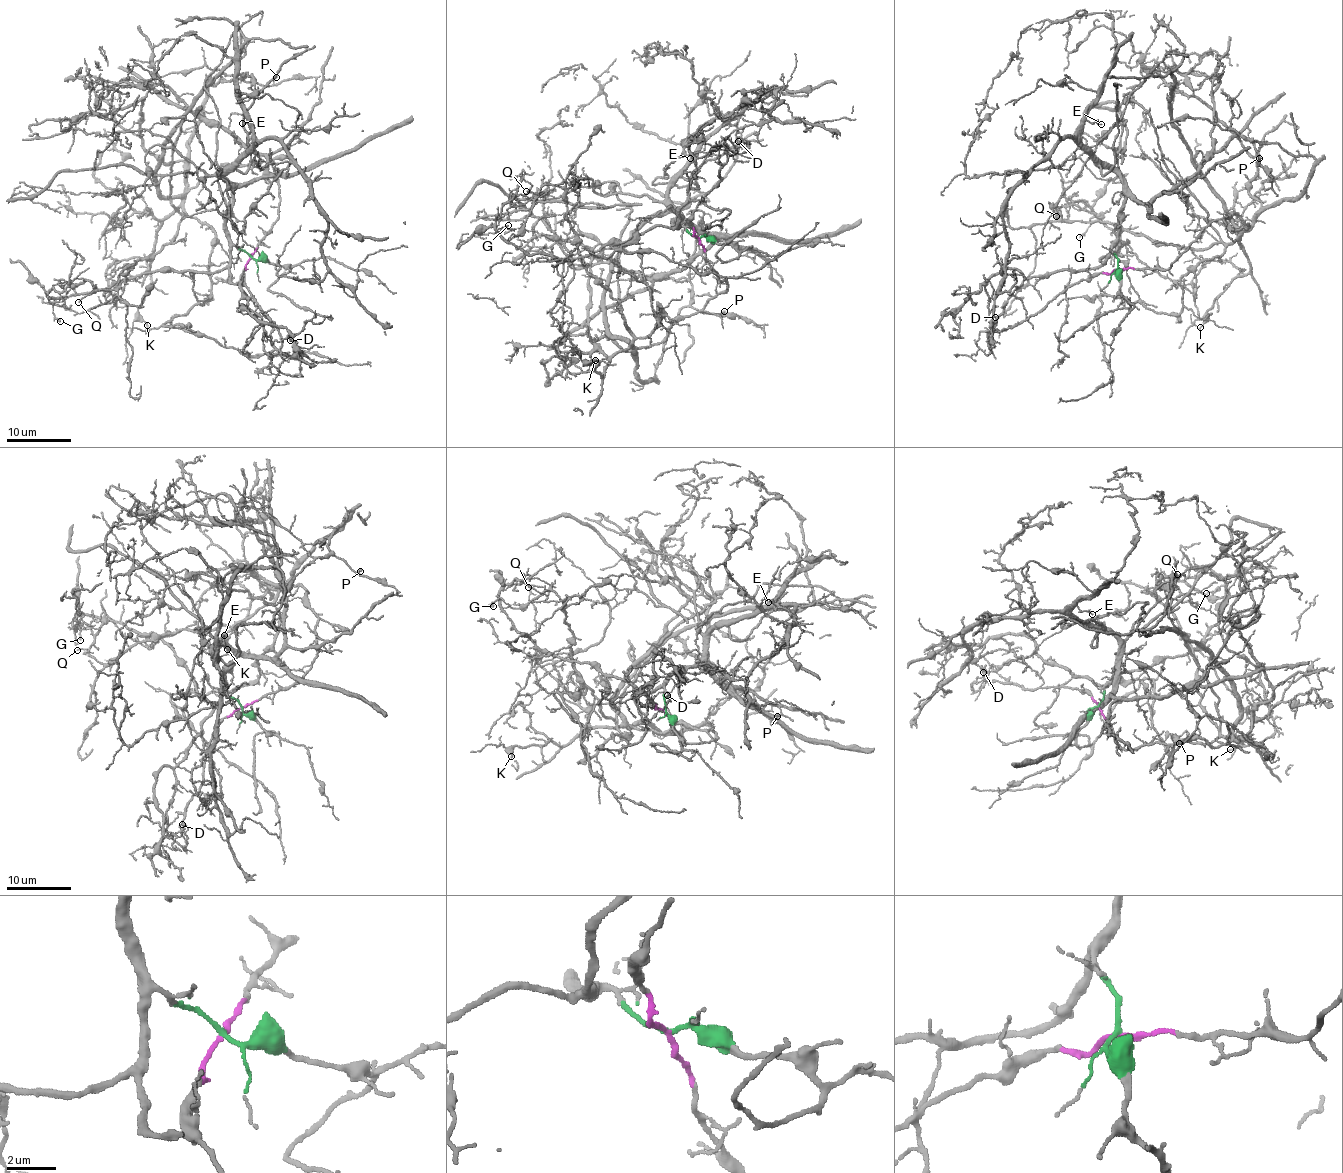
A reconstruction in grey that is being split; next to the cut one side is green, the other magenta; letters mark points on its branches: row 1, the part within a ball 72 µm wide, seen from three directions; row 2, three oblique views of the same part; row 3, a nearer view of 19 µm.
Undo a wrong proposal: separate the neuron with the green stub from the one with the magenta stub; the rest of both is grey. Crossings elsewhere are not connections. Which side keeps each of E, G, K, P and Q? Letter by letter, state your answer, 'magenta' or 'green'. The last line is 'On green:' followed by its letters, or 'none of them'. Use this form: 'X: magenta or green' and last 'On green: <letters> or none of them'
E: green
G: green
K: magenta
P: magenta
Q: magenta
On green: E, G

